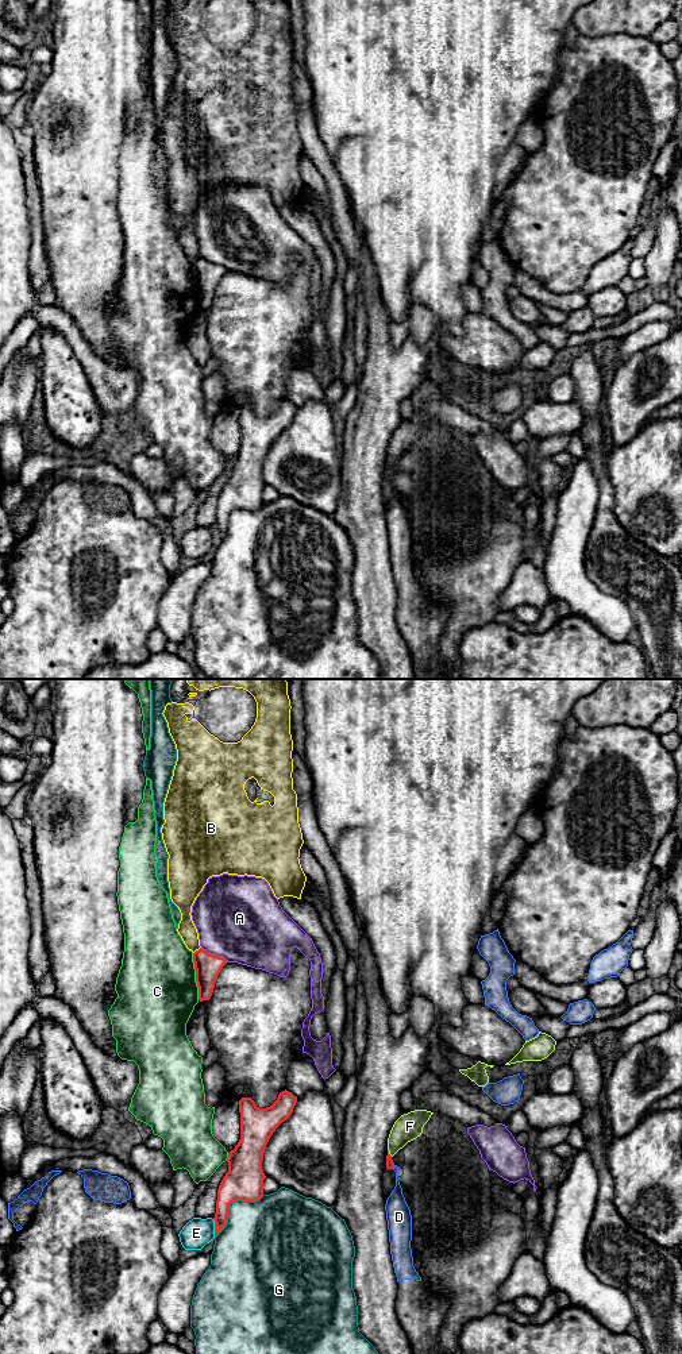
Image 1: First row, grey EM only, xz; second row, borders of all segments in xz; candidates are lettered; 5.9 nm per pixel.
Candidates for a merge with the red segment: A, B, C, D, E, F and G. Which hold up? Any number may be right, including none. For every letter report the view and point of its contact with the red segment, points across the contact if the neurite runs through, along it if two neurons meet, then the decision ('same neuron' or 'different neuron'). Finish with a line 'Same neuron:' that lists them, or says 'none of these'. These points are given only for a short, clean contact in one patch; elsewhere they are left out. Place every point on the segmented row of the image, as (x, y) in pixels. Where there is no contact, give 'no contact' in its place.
A: xz (215, 955) | different neuron
B: xz (196, 951) | along xz (200, 946), (193, 953) | different neuron
C: xz (196, 976) | different neuron
D: xz (393, 1167) | different neuron
E: xz (215, 1226) | different neuron
F: xz (388, 1153) | along xz (388, 1149), (392, 1156) | different neuron
G: xz (231, 1202) | different neuron
Same neuron: none of these

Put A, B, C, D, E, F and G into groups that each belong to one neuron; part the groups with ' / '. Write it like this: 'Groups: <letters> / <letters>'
Groups: A / B / C / D / E / F / G

